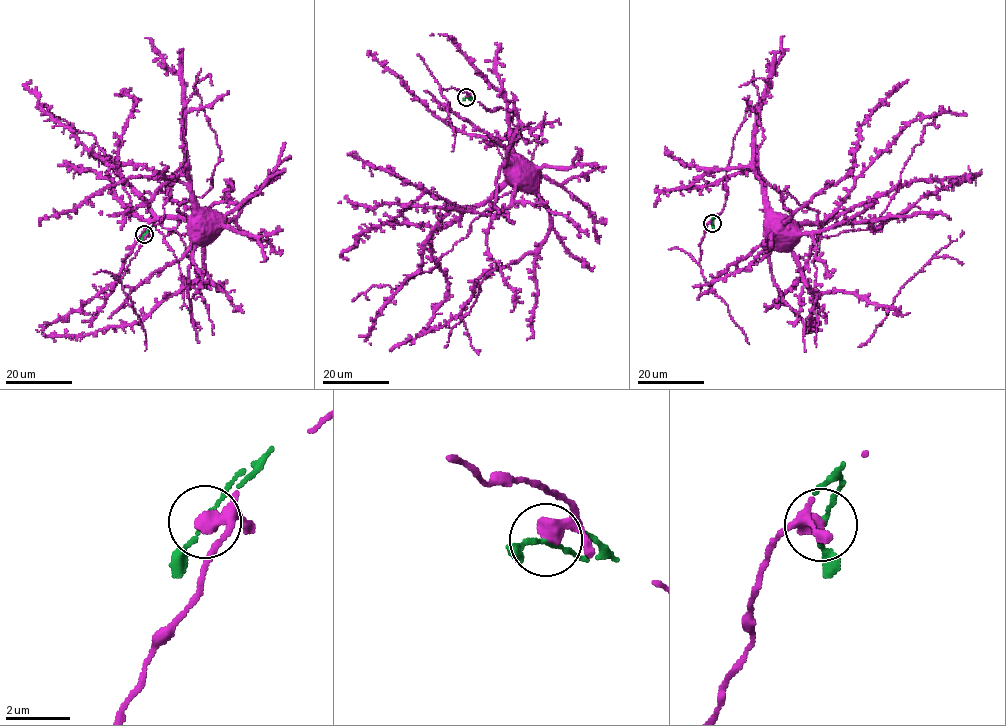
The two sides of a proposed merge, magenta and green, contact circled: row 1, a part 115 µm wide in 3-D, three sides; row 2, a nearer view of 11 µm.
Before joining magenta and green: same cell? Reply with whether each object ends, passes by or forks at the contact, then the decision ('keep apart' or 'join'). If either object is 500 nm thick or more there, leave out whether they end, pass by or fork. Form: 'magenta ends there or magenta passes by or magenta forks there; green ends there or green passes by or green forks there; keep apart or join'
magenta passes by; green passes by; join

